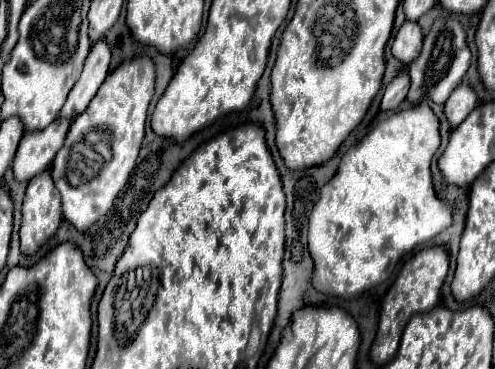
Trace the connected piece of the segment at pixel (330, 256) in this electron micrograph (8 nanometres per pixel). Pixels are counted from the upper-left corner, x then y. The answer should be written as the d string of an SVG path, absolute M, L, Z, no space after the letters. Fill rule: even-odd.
M428 103L398 111L378 123L360 143L342 157L336 175L322 187L320 199L310 213L308 251L314 261L310 283L316 291L338 297L354 297L390 277L390 261L412 251L416 245L432 241L452 223L452 207L438 199L432 189L430 161L440 145L438 119Z

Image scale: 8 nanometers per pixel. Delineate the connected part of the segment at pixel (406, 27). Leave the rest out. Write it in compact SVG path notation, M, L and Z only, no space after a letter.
M406 21L400 27L400 31L398 31L398 35L396 35L394 43L392 43L392 55L400 63L408 65L422 51L422 37L424 35L422 35L420 25L418 23L412 23L412 21Z

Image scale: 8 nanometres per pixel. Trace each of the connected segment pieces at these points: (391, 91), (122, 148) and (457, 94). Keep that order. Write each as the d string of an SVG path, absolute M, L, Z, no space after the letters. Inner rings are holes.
M400 71L398 77L394 77L388 83L388 87L384 91L384 97L382 97L380 109L382 111L394 111L394 109L398 109L398 105L406 99L408 89L410 89L410 77L408 77L406 71Z
M148 57L124 61L100 85L86 113L78 115L52 163L52 179L62 195L62 213L76 229L94 225L126 185L144 139L146 113L154 95L154 63Z
M468 83L458 85L458 89L454 89L454 93L450 93L448 101L444 103L444 113L448 117L450 127L458 127L466 115L476 107L476 93Z

